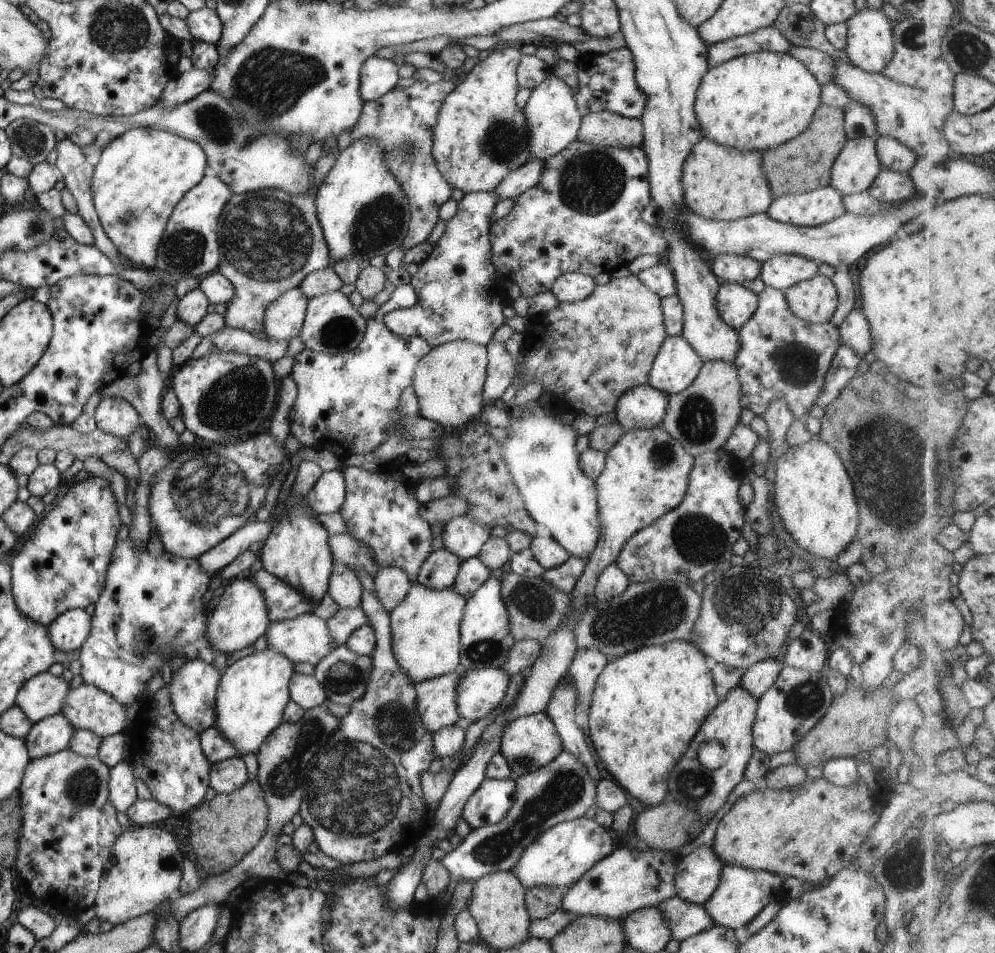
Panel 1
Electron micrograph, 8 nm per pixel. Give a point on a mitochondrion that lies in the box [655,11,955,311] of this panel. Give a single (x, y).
(914, 36)

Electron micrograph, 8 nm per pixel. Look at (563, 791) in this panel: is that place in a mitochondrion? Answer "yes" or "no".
yes

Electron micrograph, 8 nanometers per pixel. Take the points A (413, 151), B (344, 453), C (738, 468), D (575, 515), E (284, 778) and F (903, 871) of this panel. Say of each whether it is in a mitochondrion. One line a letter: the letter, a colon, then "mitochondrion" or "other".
A: mitochondrion
B: other
C: other
D: other
E: mitochondrion
F: mitochondrion

